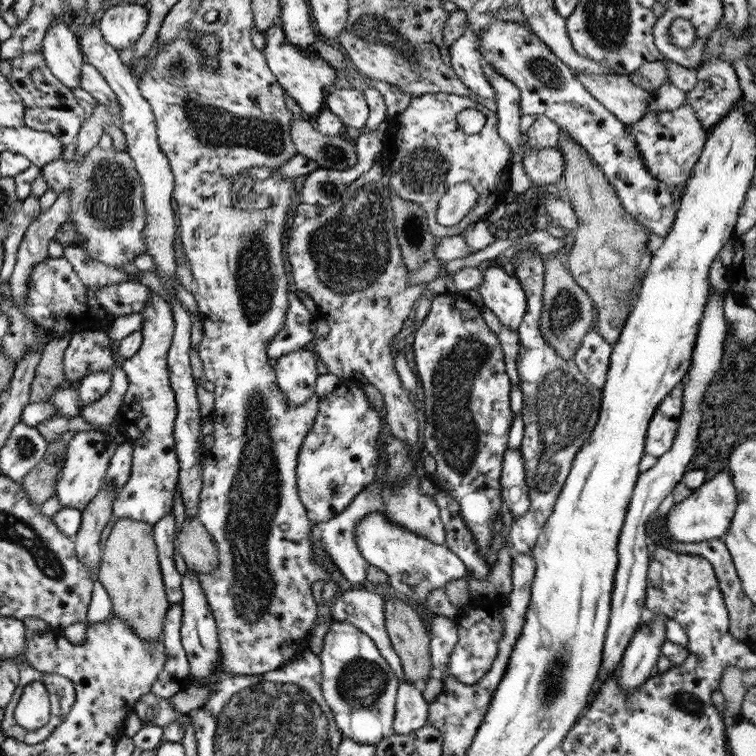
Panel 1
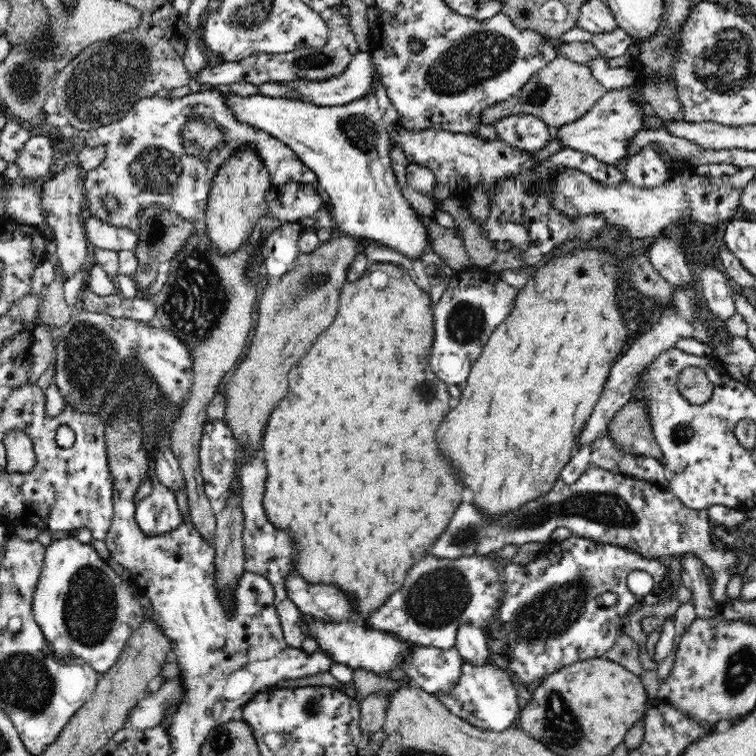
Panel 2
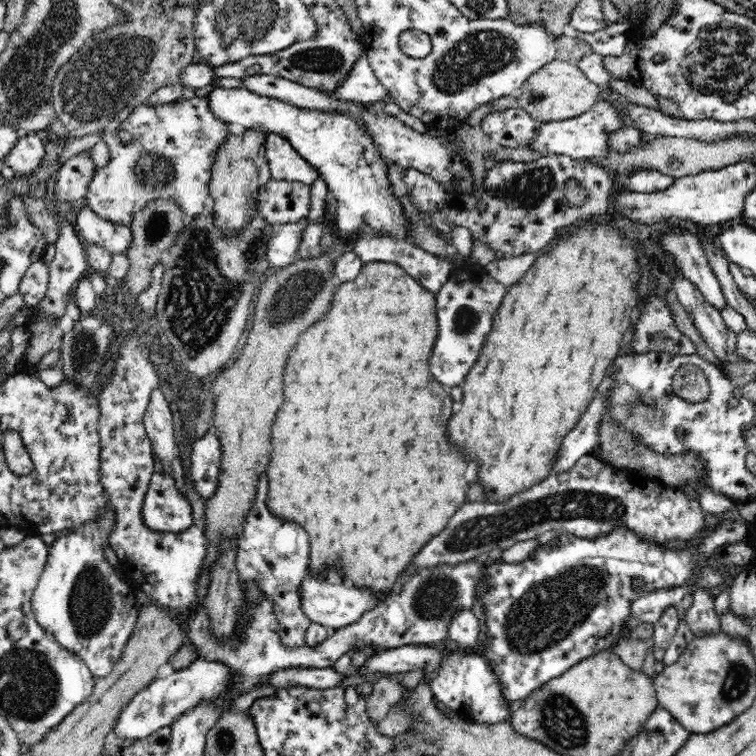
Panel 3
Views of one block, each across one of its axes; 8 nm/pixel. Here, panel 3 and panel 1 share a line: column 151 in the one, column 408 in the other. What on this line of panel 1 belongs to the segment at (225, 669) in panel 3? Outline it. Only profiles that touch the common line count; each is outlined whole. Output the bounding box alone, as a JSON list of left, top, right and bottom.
[393,679,428,735]

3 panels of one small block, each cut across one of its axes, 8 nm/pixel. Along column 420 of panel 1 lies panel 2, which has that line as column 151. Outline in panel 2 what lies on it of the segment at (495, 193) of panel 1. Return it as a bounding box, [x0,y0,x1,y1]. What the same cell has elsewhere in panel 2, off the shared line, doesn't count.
[76,88,317,231]

